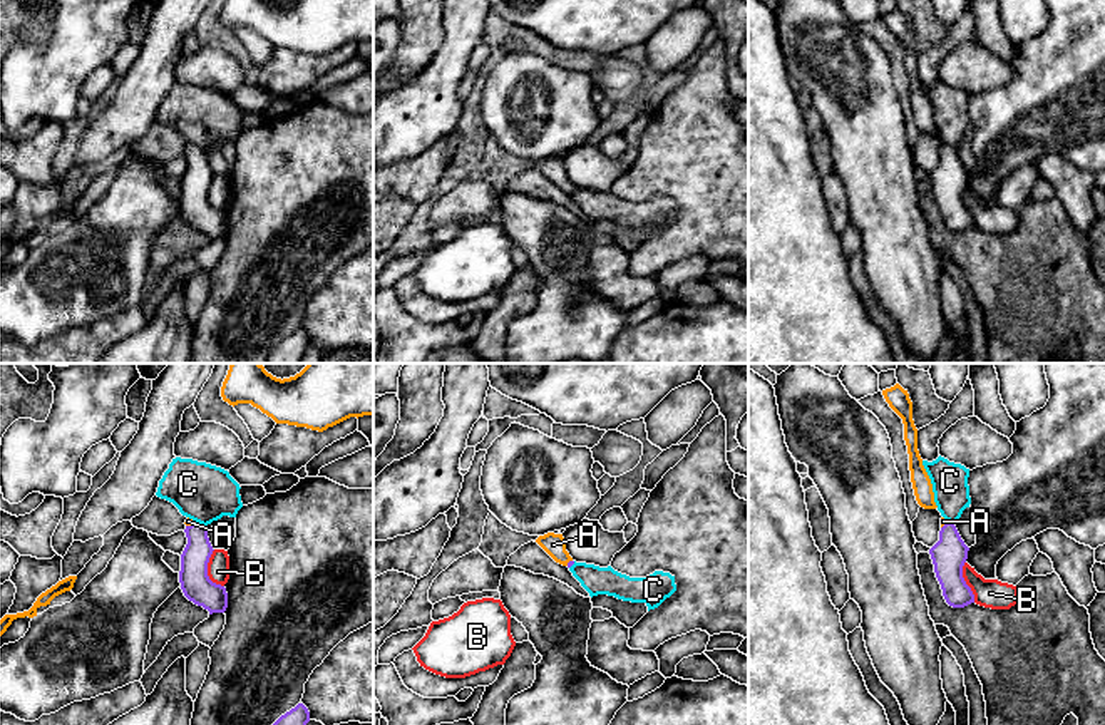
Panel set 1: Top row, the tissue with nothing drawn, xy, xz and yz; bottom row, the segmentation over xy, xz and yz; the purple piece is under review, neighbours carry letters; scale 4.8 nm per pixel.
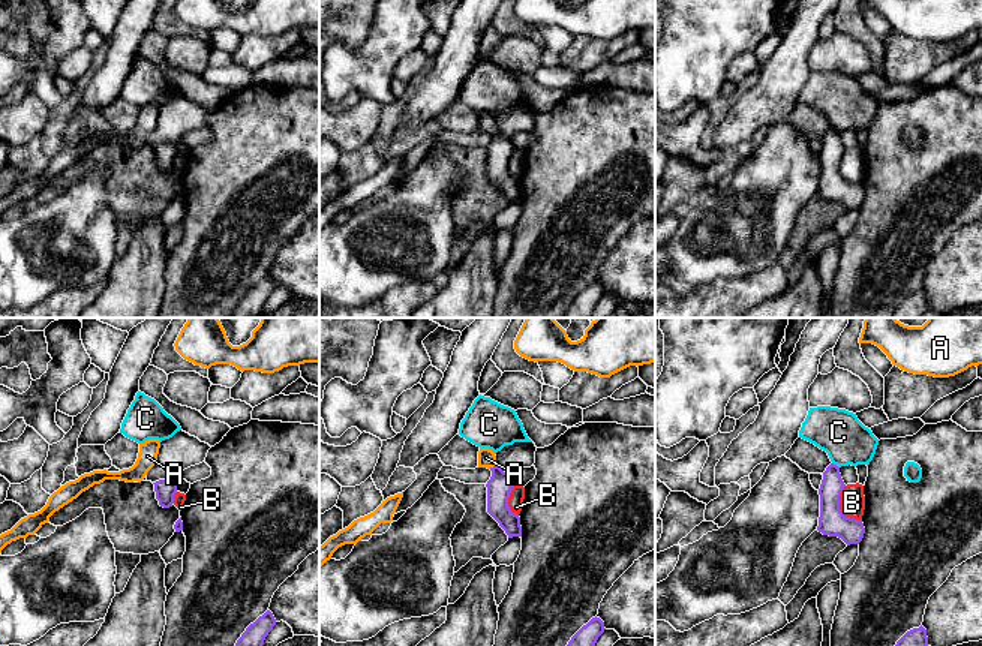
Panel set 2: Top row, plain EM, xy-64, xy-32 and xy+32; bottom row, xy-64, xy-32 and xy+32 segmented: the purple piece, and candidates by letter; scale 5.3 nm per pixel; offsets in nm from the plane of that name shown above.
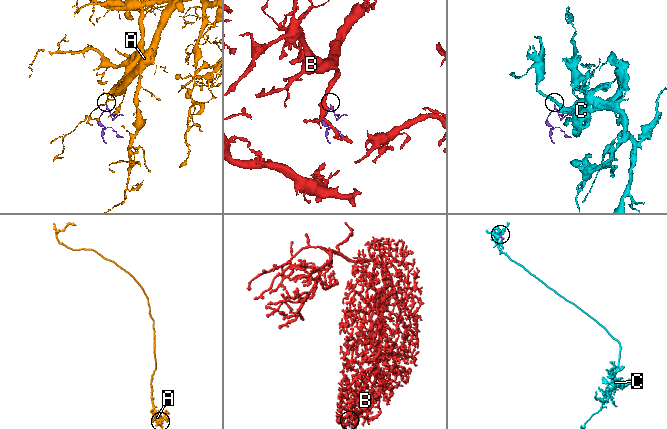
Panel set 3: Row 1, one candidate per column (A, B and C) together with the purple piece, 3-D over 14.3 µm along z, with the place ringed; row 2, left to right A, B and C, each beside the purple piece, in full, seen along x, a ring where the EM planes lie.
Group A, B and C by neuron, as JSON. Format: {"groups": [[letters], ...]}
{"groups": [["A"], ["B"], ["C"]]}

